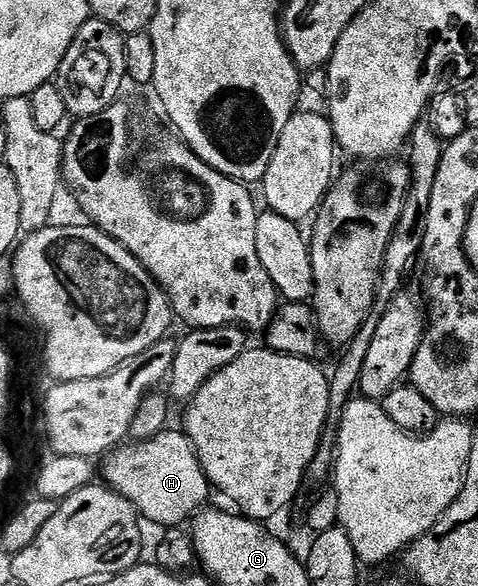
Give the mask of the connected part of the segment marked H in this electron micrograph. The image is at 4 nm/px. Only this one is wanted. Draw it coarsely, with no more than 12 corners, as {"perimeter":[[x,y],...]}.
{"perimeter":[[183,429],[121,445],[102,478],[141,519],[180,528],[210,483]]}

